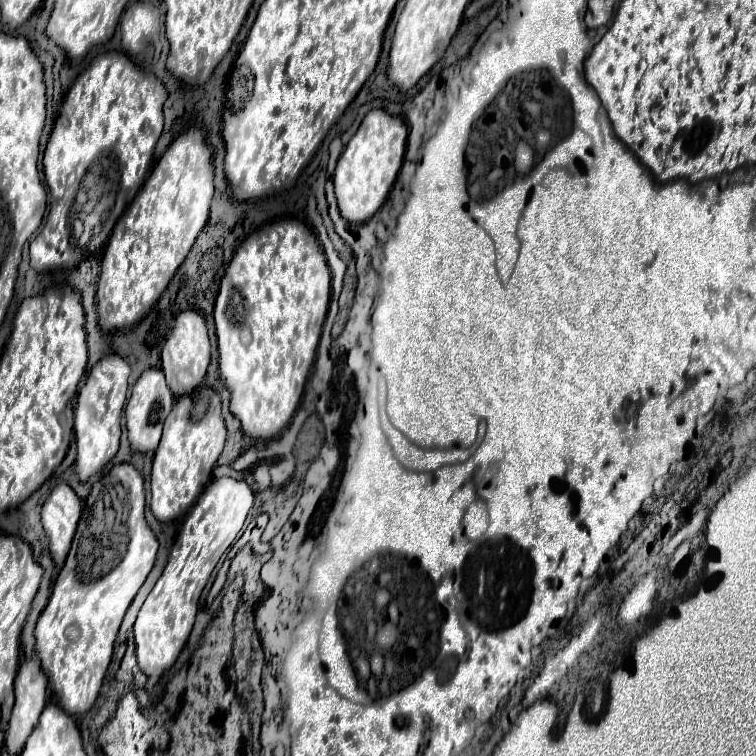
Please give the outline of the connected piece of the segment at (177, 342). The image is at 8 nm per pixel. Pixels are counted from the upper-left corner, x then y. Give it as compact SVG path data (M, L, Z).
M197 311L179 313L177 319L175 319L173 333L167 339L163 353L161 353L161 369L167 377L167 385L171 387L171 391L177 397L191 393L205 379L209 359L211 359L211 345L209 345L209 337L207 337L205 319Z

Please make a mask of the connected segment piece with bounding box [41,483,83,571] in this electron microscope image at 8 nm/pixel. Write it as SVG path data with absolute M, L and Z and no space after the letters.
M67 483L57 485L43 505L43 531L49 537L49 551L57 565L57 571L63 567L65 557L71 549L71 541L81 519L81 511L81 499Z

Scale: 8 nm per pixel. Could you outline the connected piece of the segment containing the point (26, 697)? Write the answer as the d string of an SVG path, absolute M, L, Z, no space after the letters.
M37 659L25 661L25 665L19 667L19 673L15 677L15 707L11 713L7 737L5 737L5 749L11 755L19 755L35 729L41 711L47 703L47 677L41 671L41 665Z

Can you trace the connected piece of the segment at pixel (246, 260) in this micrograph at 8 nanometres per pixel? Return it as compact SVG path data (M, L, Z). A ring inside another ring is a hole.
M283 219L283 221L275 221L275 223L268 223L257 229L255 233L251 233L235 251L225 277L221 279L221 289L215 301L215 325L217 325L217 337L219 337L219 373L227 385L227 389L231 391L231 413L241 421L243 431L257 441L267 441L277 437L291 421L291 417L295 415L295 409L301 401L303 395L303 387L305 381L309 377L311 365L315 361L315 353L317 353L317 345L321 339L321 327L329 309L329 297L331 297L331 275L329 275L329 267L325 261L325 255L321 251L319 241L315 239L315 235L307 229L305 223L295 221L295 219Z

